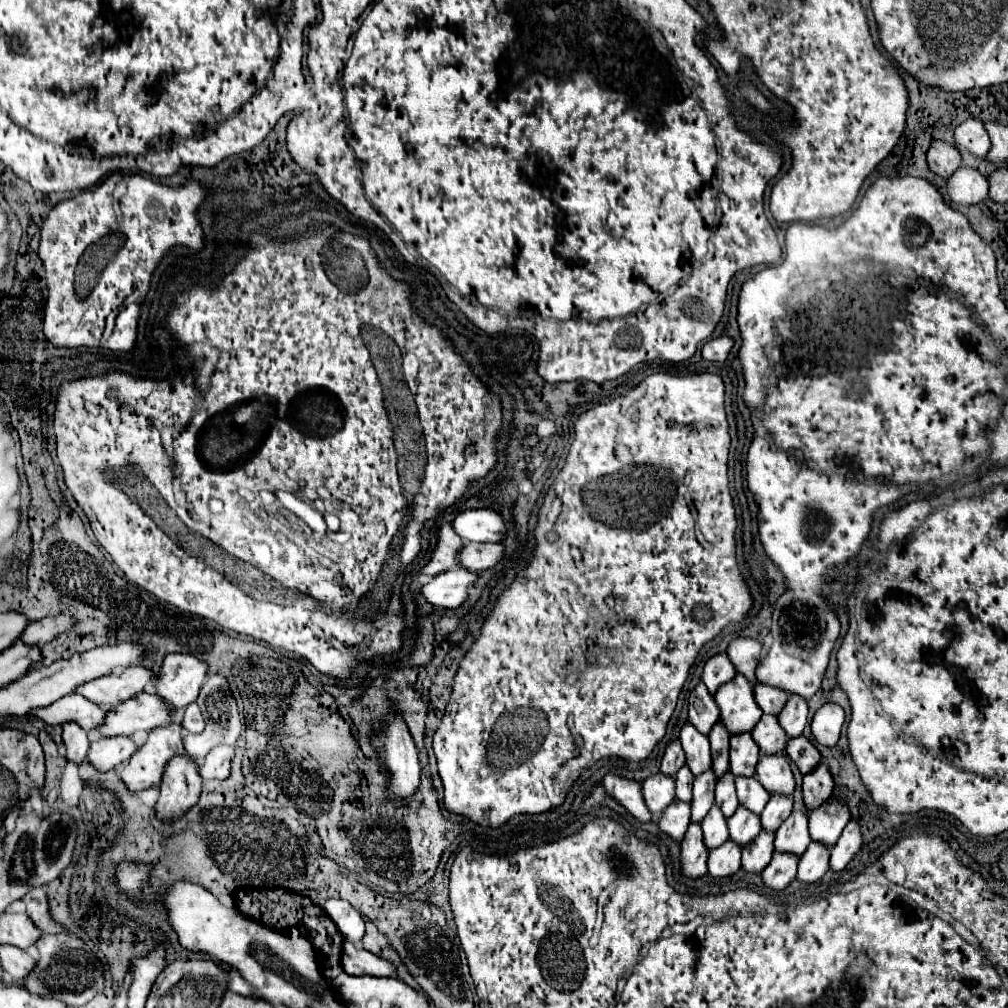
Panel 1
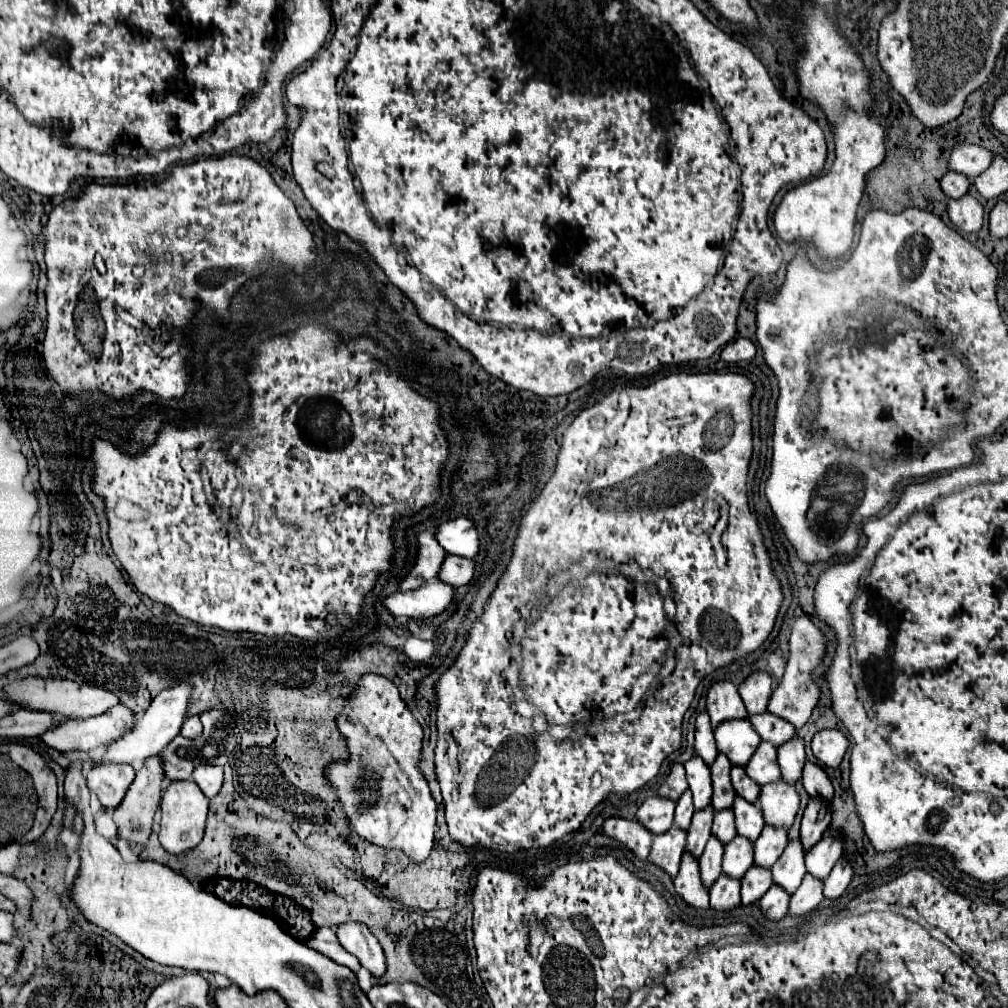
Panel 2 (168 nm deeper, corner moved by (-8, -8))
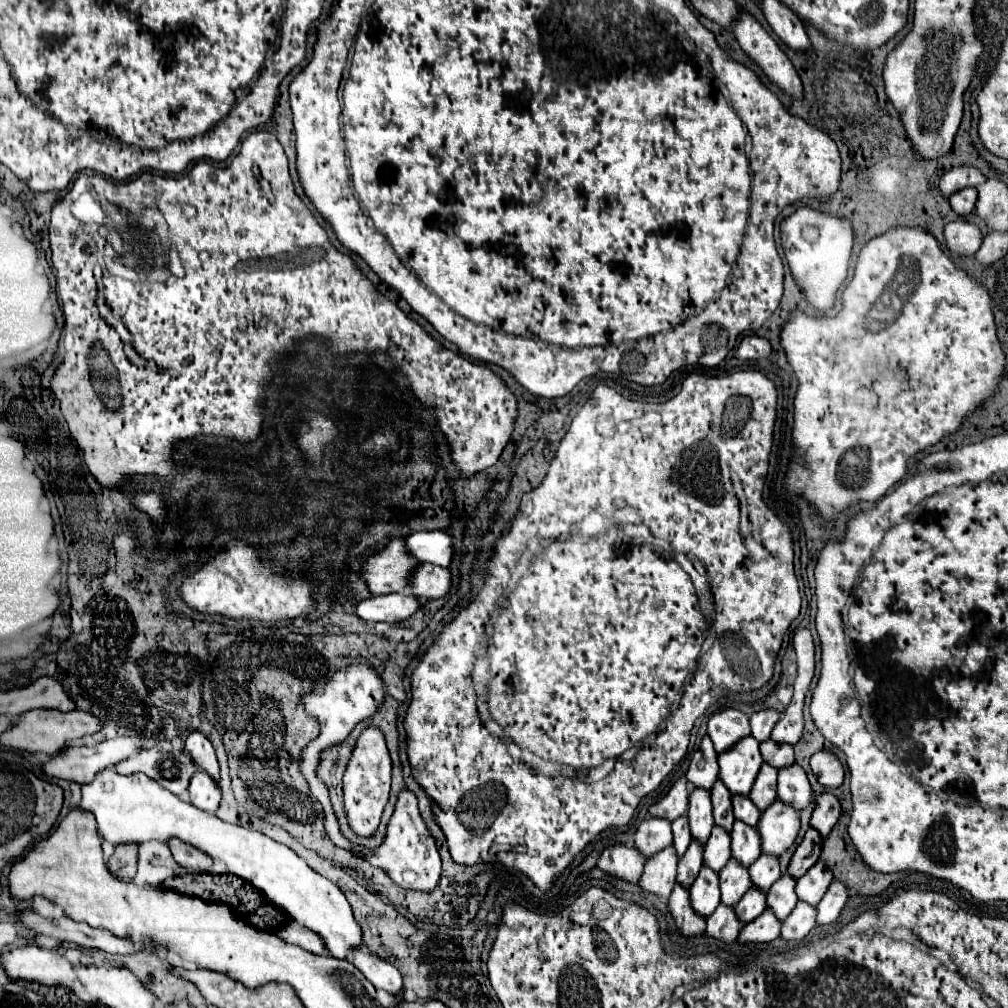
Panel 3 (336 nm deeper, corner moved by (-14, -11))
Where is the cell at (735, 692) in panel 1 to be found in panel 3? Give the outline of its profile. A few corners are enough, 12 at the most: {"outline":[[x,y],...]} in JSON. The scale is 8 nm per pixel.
{"outline":[[747,736],[719,758],[719,780],[731,796],[747,796],[763,760]]}

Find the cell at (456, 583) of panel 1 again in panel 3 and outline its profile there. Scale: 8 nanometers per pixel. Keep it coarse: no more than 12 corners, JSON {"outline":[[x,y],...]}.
{"outline":[[383,594],[361,600],[355,616],[397,624],[423,604],[411,594]]}

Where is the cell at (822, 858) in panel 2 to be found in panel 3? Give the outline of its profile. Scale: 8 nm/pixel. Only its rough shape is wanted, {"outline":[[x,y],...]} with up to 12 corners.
{"outline":[[817,862],[795,886],[797,900],[817,906],[833,878]]}

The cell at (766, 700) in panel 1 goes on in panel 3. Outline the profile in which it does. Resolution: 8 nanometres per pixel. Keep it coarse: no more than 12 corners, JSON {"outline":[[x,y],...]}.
{"outline":[[761,744],[761,758],[775,770],[795,764],[793,746]]}

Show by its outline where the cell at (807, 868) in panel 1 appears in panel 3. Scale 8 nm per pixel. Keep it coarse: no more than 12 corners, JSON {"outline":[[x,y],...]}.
{"outline":[[797,902],[781,924],[781,938],[803,940],[815,908]]}

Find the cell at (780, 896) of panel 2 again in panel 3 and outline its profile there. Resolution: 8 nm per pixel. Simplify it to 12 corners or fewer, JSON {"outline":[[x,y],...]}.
{"outline":[[767,910],[741,928],[739,944],[769,944],[781,922]]}

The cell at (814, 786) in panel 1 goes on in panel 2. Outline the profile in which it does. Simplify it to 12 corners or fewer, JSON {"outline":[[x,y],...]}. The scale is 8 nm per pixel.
{"outline":[[809,801],[801,843],[809,851],[831,825],[831,801]]}

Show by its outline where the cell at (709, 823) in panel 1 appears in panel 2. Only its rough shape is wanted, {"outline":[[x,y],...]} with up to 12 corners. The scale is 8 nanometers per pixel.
{"outline":[[709,837],[699,857],[701,879],[711,887],[721,875],[725,843]]}

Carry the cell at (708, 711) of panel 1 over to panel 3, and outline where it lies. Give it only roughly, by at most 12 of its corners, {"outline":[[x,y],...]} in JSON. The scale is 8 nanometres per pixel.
{"outline":[[705,736],[685,774],[693,788],[711,790],[717,780],[715,750]]}

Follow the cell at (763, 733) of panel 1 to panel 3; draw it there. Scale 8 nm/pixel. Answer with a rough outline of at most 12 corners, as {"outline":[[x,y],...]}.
{"outline":[[763,764],[749,798],[761,812],[775,802],[777,770]]}

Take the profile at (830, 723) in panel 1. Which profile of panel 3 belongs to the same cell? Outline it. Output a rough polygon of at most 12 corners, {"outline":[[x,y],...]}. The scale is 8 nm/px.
{"outline":[[817,752],[809,762],[825,788],[843,784],[843,766],[831,752]]}

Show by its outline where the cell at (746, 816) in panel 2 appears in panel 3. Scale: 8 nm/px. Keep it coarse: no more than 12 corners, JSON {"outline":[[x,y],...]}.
{"outline":[[735,822],[731,858],[749,868],[761,856],[755,828]]}

